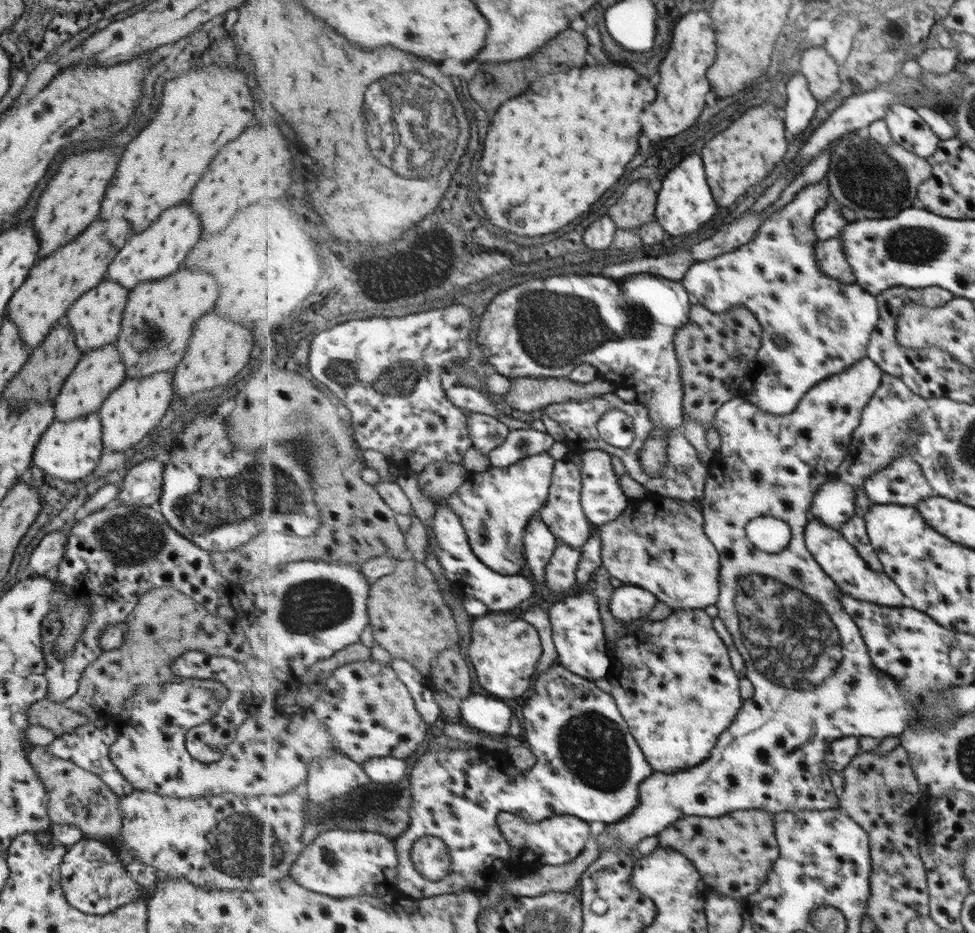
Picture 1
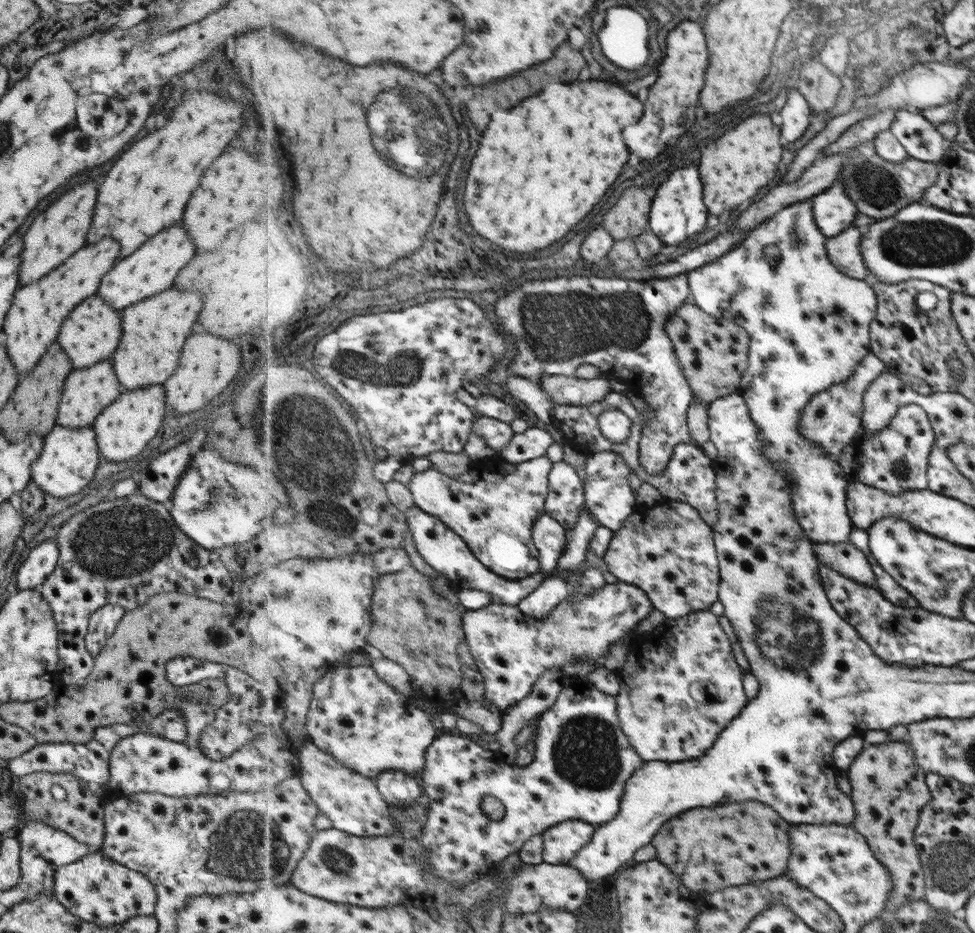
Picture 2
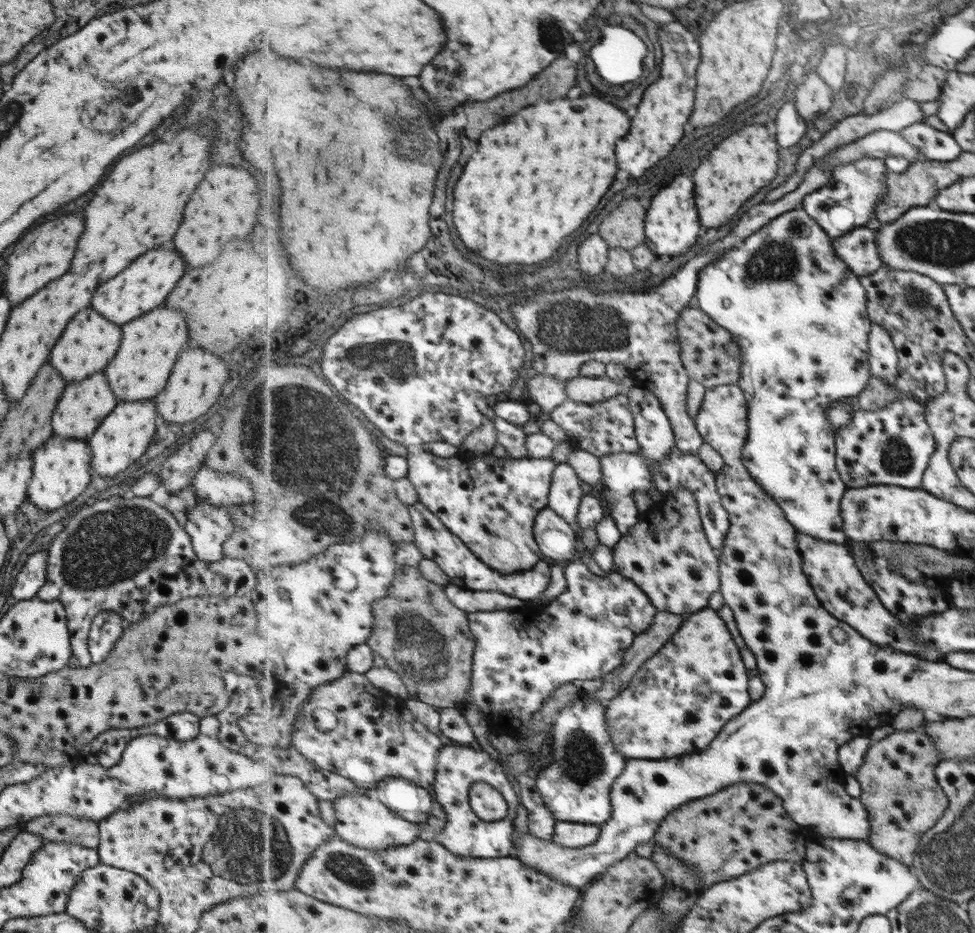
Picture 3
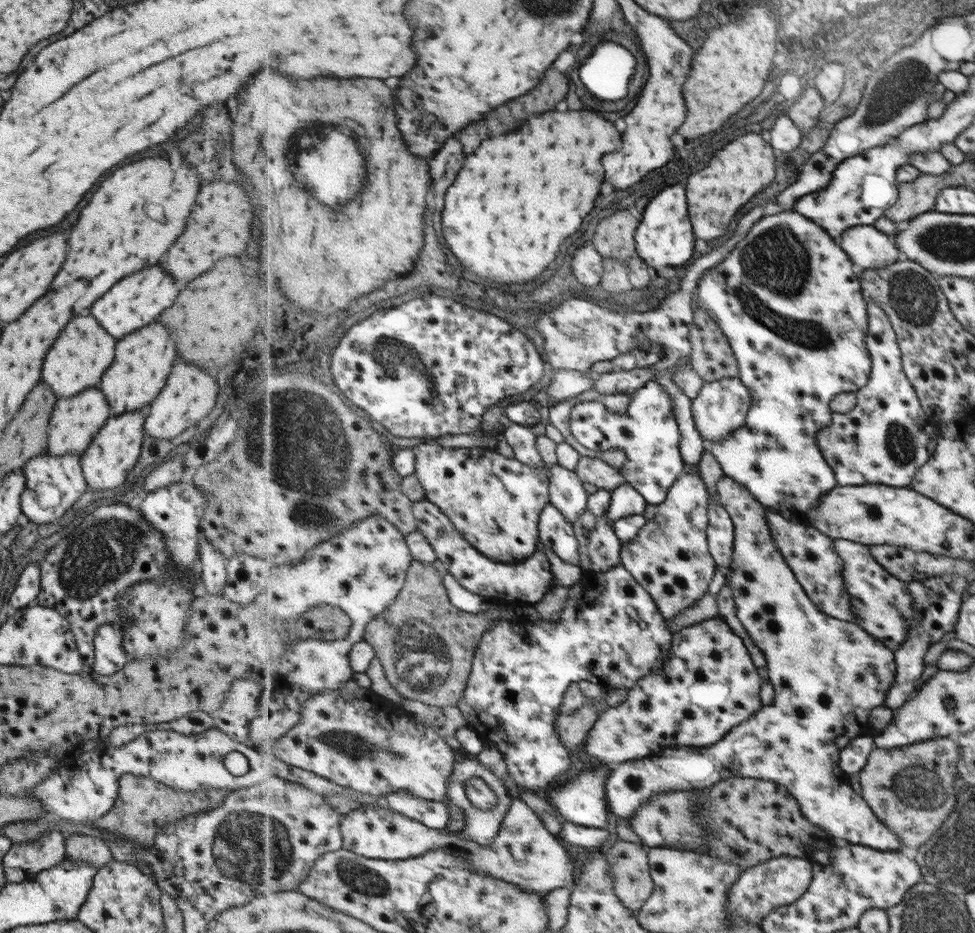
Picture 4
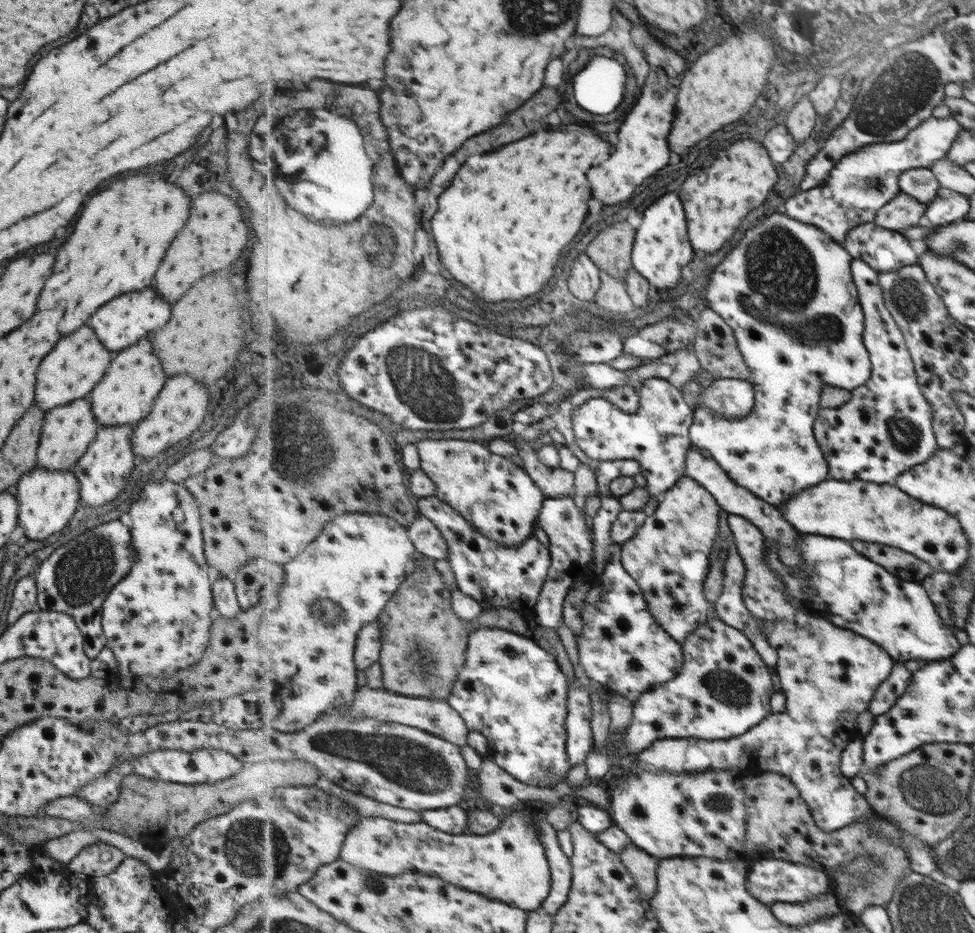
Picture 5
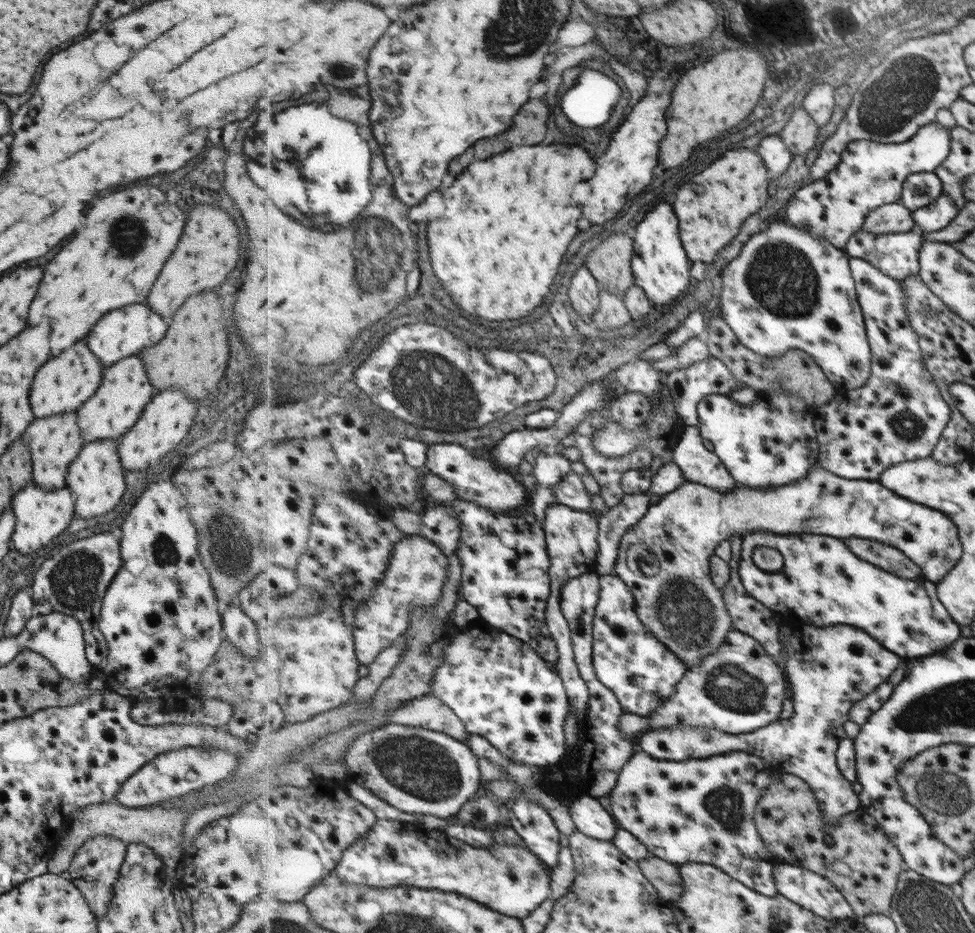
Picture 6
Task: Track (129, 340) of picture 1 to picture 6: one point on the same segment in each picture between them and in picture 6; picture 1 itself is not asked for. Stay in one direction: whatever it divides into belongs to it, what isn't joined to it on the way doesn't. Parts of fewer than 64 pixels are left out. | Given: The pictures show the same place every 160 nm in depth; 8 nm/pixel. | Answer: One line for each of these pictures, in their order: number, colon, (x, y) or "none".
2: (152, 331)
3: (148, 346)
4: (142, 361)
5: (122, 396)
6: (113, 408)

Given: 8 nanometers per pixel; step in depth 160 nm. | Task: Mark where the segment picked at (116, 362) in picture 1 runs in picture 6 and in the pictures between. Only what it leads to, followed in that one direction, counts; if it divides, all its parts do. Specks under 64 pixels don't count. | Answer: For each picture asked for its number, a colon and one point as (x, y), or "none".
2: (85, 393)
3: (80, 408)
4: (74, 421)
5: (66, 431)
6: (53, 442)

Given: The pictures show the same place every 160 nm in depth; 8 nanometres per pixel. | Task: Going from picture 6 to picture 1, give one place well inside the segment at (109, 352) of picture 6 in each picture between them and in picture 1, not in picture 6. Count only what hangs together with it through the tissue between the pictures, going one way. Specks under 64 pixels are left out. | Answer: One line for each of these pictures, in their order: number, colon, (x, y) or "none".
1: (157, 251)
2: (152, 267)
3: (144, 284)
4: (136, 300)
5: (120, 322)

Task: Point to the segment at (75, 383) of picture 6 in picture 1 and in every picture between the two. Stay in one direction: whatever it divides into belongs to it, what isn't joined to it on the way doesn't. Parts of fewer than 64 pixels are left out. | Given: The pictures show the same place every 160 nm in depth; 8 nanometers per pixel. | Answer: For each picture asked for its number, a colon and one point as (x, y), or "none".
1: (94, 317)
2: (90, 332)
3: (88, 342)
4: (78, 357)
5: (81, 352)

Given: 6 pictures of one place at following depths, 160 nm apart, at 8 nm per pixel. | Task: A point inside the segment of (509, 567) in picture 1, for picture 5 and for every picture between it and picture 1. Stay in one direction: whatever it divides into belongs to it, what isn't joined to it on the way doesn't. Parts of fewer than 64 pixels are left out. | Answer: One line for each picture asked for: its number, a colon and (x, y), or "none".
2: (497, 522)
3: (492, 503)
4: (496, 503)
5: (501, 499)

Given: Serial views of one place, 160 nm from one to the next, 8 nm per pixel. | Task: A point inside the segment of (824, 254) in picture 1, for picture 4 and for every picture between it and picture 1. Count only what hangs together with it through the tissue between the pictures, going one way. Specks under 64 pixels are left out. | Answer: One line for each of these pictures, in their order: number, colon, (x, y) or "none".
2: (845, 250)
3: (860, 250)
4: (869, 248)

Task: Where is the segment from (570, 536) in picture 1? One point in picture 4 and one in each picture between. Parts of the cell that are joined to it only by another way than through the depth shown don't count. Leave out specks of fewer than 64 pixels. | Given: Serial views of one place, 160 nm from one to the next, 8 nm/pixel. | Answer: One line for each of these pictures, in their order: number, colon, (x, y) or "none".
2: (566, 500)
3: (566, 495)
4: (567, 493)

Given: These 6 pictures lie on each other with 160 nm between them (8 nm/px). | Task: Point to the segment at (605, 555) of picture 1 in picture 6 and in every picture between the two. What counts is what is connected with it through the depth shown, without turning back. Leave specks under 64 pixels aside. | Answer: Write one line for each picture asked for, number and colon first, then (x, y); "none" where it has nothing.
2: (676, 562)
3: (677, 566)
4: (670, 556)
5: (670, 556)
6: (682, 605)

